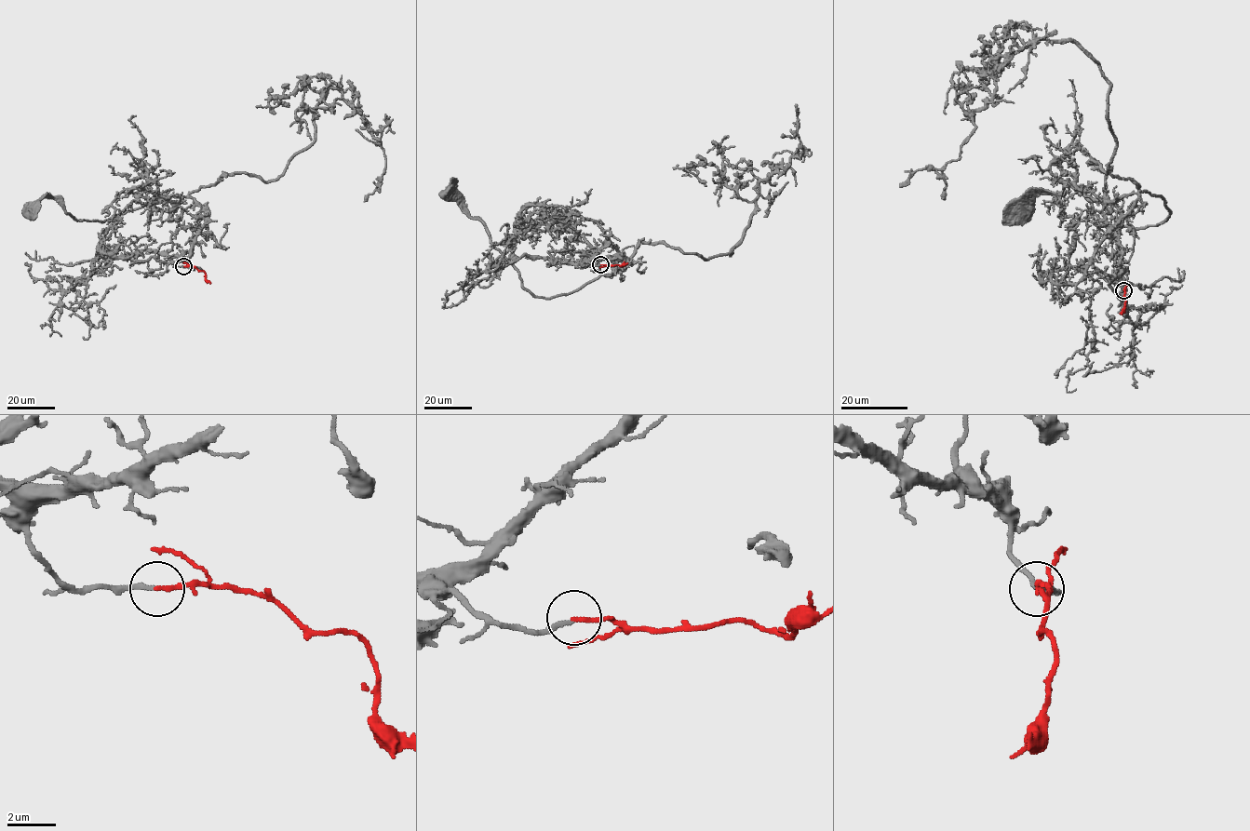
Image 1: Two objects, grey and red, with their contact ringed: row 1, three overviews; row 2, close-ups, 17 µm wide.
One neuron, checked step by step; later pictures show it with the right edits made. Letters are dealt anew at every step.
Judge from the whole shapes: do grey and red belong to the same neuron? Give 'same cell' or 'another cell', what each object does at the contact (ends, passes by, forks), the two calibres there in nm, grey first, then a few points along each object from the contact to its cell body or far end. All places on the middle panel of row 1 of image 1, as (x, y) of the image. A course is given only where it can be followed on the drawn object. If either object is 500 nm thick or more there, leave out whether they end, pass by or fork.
same cell | grey ends | red ends | 180/180 nm | grey via (600, 264), (588, 261), (609, 242), (625, 267), (566, 293), (535, 296), (494, 247), (485, 224), (448, 194) | red via (600, 264), (622, 266), (627, 262)

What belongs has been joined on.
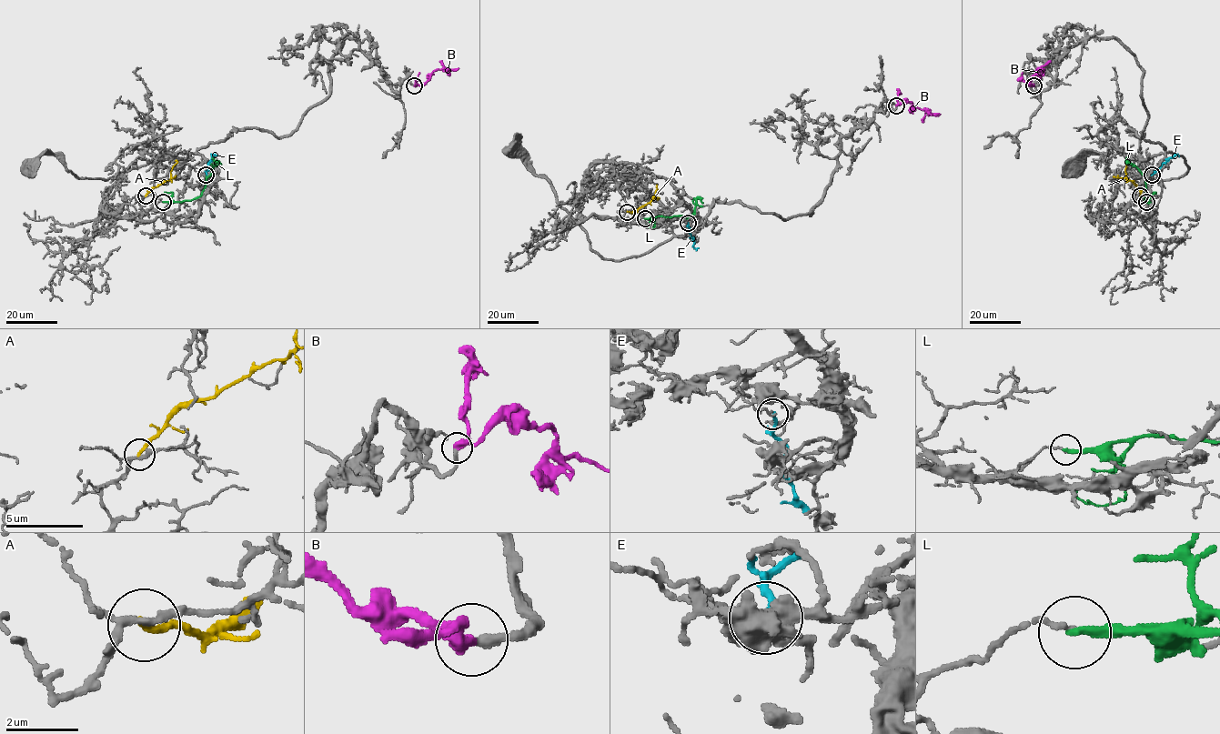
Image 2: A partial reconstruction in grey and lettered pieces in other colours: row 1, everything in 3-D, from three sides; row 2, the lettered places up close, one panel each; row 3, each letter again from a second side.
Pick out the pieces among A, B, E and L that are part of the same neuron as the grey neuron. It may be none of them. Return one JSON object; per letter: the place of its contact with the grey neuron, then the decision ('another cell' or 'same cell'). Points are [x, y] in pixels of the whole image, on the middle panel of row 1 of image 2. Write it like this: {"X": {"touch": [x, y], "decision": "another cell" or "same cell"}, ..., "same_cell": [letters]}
{"A": {"touch": [627, 212], "decision": "another cell"}, "B": {"touch": [896, 105], "decision": "same cell"}, "E": {"touch": [688, 223], "decision": "another cell"}, "L": {"touch": [645, 218], "decision": "another cell"}, "same_cell": ["B"]}

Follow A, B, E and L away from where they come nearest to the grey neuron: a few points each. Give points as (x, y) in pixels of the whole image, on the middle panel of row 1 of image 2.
A: (627, 212), (632, 212), (650, 202), (653, 196), (660, 197), (657, 199)
B: (896, 105), (903, 101), (911, 102), (919, 109), (940, 114)
E: (688, 223), (693, 246), (699, 248)
L: (645, 218), (689, 216), (694, 211), (696, 199), (703, 203)

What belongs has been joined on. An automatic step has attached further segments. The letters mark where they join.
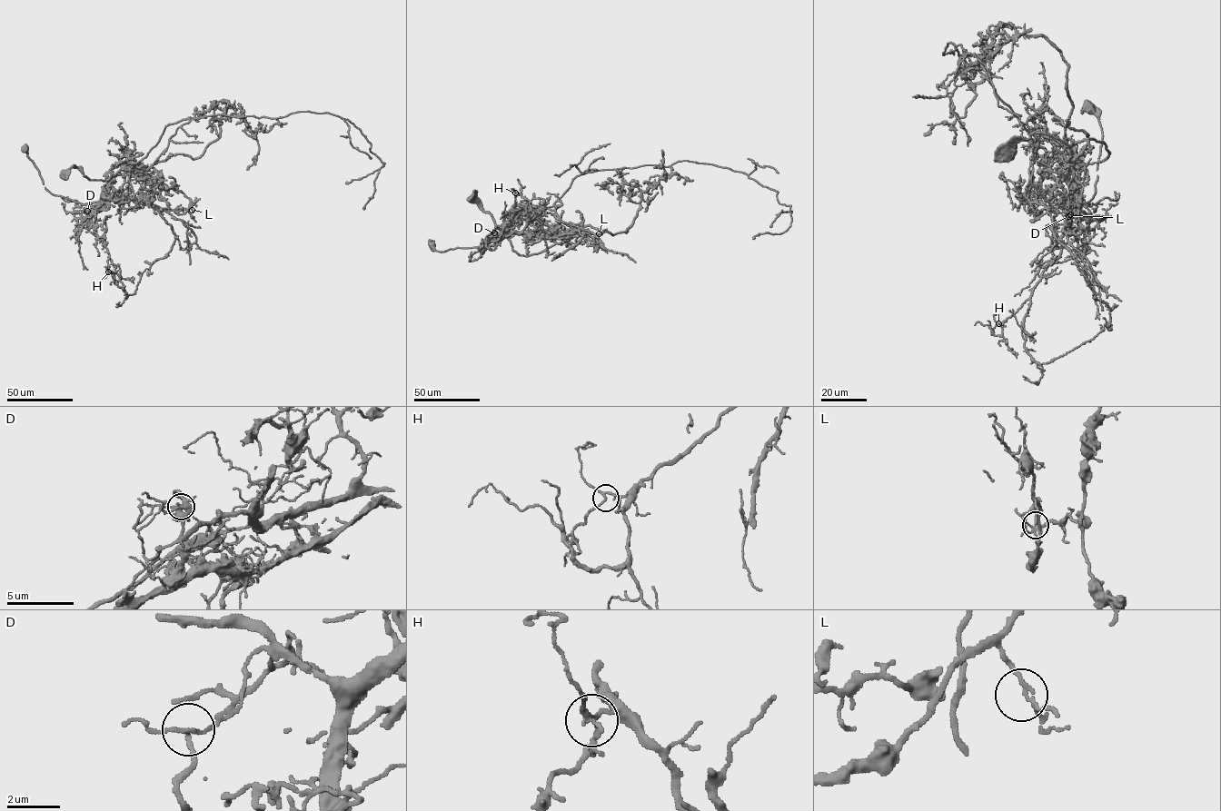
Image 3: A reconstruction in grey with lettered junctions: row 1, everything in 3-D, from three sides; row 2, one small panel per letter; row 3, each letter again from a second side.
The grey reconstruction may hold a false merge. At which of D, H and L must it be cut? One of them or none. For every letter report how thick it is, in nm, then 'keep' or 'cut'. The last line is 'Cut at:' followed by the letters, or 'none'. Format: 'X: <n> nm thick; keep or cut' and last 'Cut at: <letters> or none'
D: 130 nm thick; cut
H: 150 nm thick; keep
L: 130 nm thick; keep
Cut at: D

